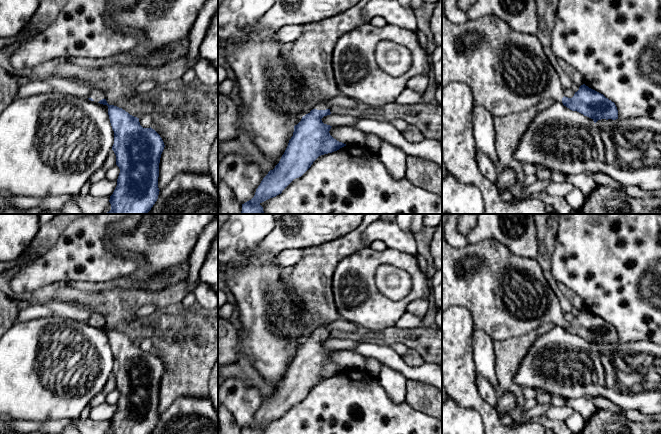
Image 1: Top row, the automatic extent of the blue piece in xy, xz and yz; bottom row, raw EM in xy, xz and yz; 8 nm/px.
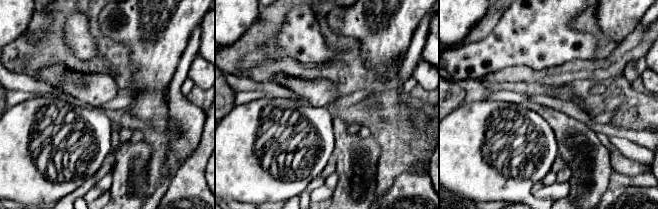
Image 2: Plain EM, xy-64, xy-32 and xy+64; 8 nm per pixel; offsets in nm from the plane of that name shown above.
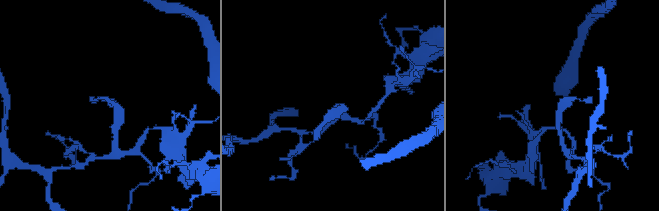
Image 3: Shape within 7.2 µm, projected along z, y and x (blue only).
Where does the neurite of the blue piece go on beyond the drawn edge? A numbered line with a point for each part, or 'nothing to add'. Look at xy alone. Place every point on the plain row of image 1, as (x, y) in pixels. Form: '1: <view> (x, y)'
1: xy (97, 318)

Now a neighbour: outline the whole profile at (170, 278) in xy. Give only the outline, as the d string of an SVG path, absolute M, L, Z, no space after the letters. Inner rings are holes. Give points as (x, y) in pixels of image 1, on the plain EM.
M187 261L180 266L175 266L173 269L165 271L163 274L142 281L121 277L112 281L96 284L87 281L76 281L73 283L73 286L79 290L94 293L102 293L113 288L122 288L124 290L129 288L141 288L148 291L160 292L167 288L174 287L179 282L185 281L188 272L189 262Z

